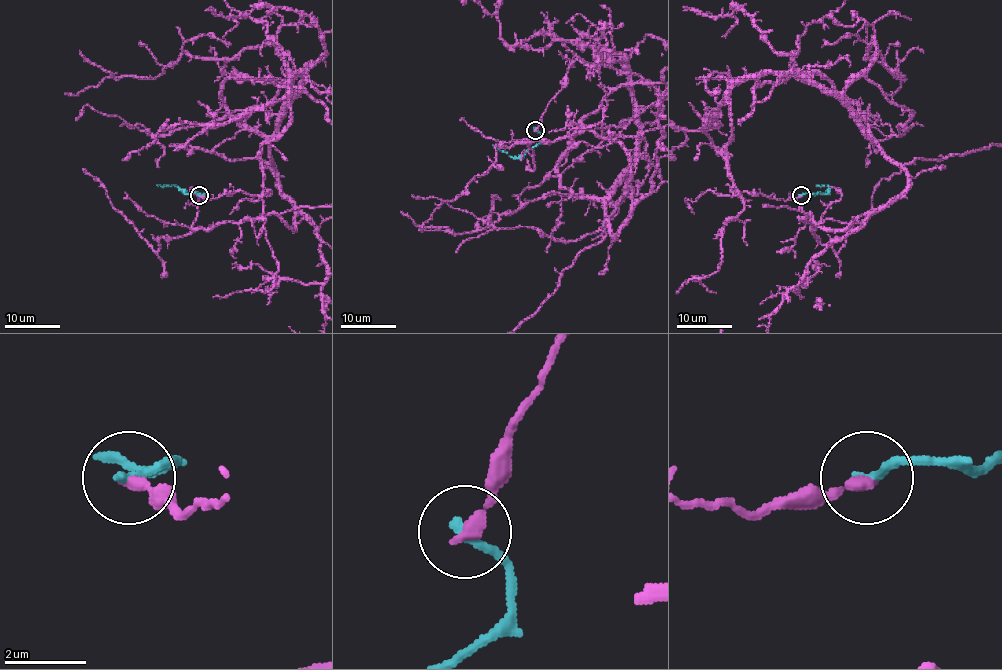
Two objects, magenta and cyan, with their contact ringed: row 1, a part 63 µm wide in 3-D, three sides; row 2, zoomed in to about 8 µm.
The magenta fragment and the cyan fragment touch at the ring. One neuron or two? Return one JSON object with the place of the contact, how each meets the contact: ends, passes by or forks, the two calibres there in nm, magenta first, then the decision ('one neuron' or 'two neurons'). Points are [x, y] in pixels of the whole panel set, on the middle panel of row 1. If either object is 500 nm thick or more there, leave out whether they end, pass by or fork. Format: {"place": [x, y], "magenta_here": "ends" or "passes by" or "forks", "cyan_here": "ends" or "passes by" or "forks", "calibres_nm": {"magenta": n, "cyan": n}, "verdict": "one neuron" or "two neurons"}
{"place": [535, 130], "magenta_here": "ends", "cyan_here": "ends", "calibres_nm": {"magenta": 320, "cyan": 240}, "verdict": "two neurons"}

